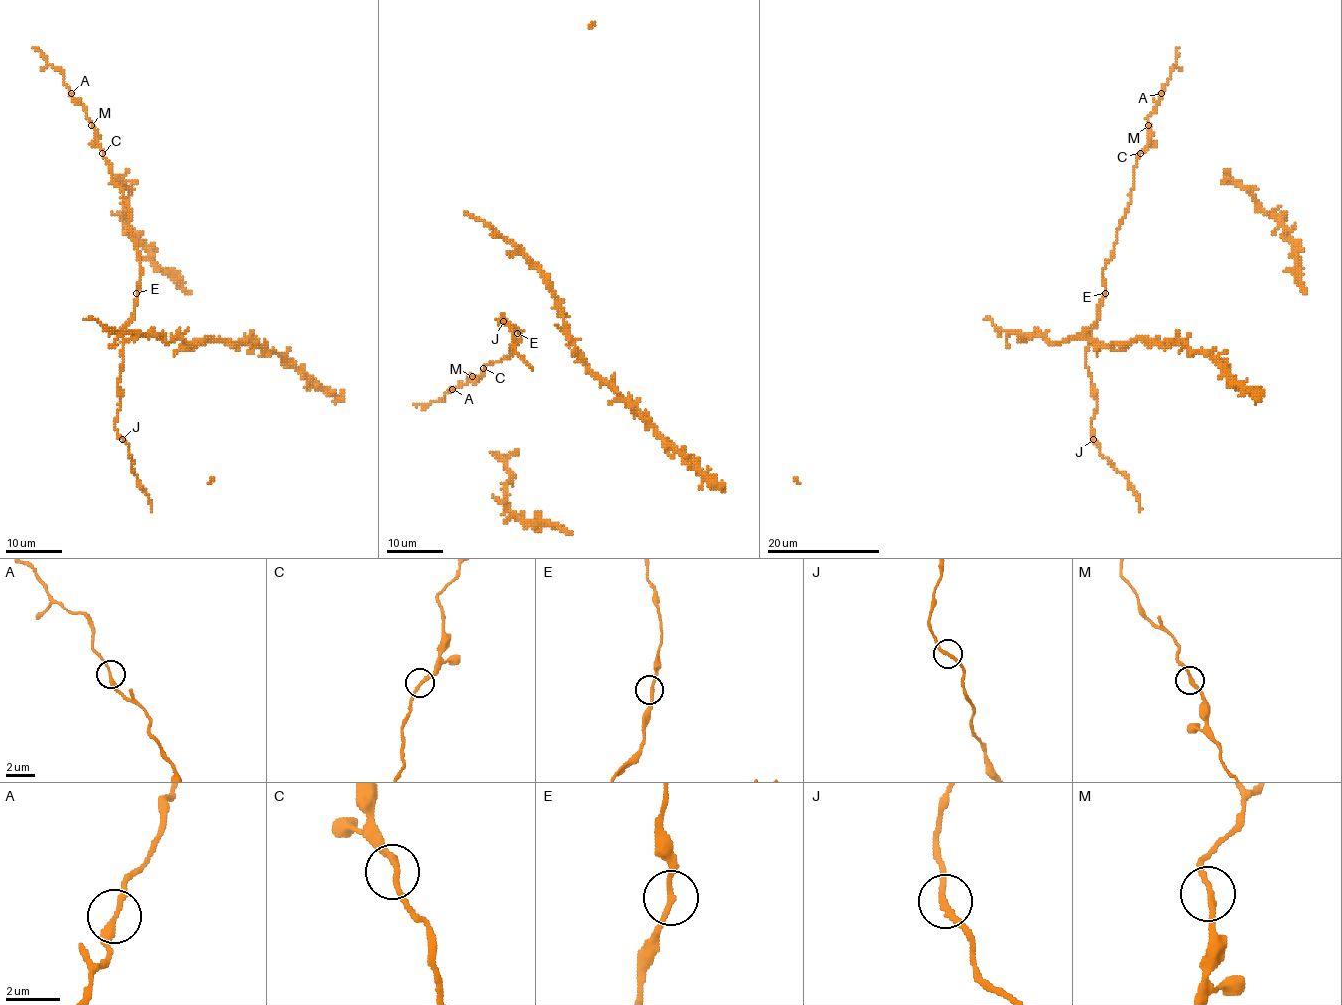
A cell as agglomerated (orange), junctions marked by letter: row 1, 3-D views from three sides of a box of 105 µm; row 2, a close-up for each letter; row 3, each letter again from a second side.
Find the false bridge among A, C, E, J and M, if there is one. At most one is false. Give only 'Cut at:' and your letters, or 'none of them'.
Cut at: none of them

